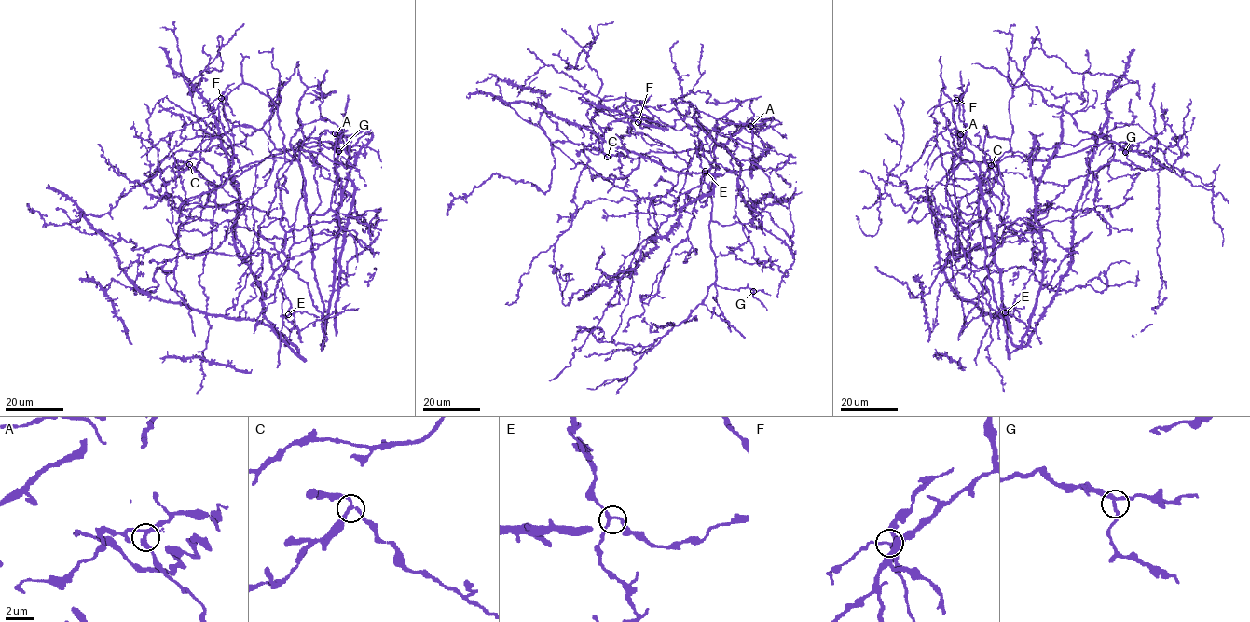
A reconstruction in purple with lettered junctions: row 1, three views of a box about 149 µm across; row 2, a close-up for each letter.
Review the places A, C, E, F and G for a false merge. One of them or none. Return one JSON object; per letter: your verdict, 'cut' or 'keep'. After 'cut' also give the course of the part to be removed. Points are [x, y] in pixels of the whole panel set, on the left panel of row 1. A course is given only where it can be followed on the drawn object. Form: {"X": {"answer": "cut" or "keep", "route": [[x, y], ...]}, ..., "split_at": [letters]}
{"A": {"answer": "keep"}, "C": {"answer": "keep"}, "E": {"answer": "keep"}, "F": {"answer": "cut", "route": [[220, 98], [208, 104], [208, 112]]}, "G": {"answer": "keep"}, "split_at": ["F"]}

